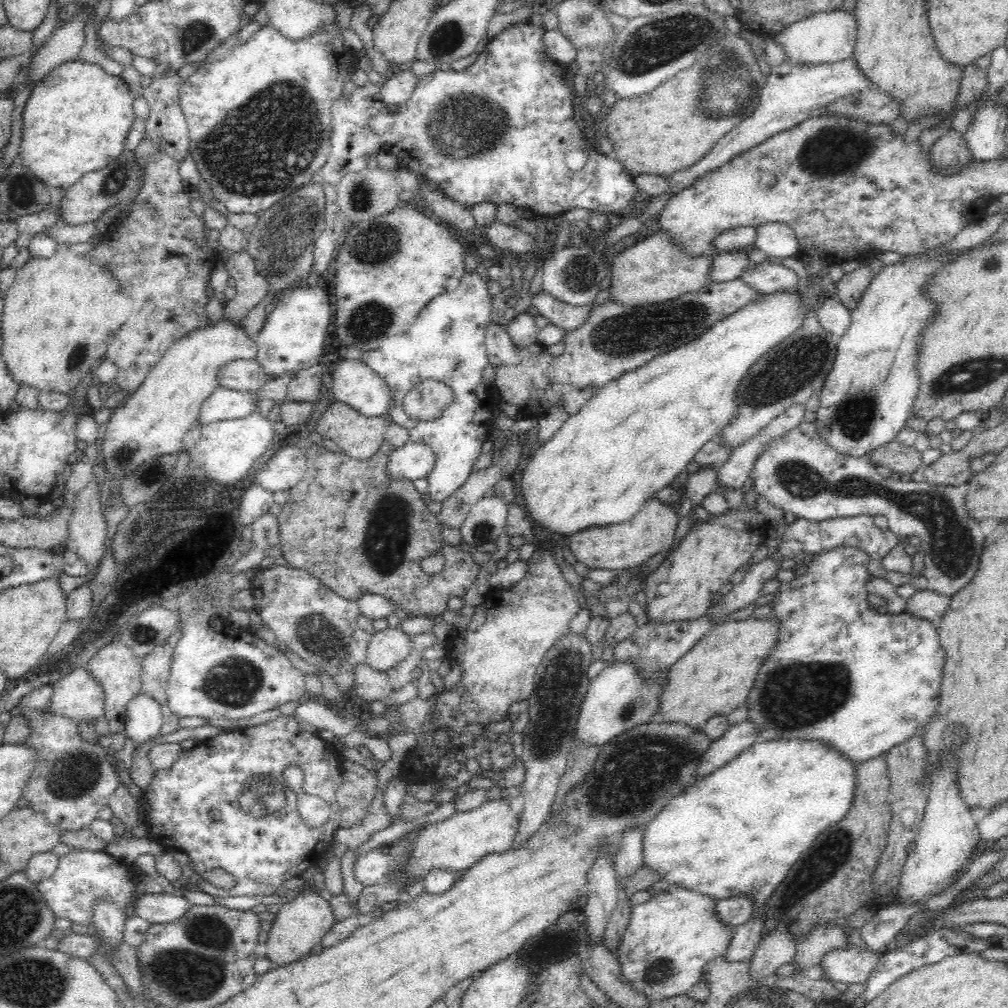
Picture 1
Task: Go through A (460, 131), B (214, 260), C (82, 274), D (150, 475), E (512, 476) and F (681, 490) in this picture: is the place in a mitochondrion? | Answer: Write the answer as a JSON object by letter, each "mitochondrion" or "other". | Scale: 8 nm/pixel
{"A":"mitochondrion","B":"other","C":"other","D":"mitochondrion","E":"other","F":"other"}

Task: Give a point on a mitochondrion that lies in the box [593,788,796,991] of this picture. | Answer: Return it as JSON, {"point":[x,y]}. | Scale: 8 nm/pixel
{"point":[659,969]}

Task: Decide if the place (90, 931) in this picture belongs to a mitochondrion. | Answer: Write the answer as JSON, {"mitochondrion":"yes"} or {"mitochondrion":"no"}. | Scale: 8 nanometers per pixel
{"mitochondrion":"no"}

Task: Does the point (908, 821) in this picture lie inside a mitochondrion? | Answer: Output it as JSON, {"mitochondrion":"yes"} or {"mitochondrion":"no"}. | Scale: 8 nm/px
{"mitochondrion":"no"}

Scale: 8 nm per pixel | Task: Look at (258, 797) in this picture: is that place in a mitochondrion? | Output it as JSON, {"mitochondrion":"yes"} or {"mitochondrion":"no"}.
{"mitochondrion":"yes"}

